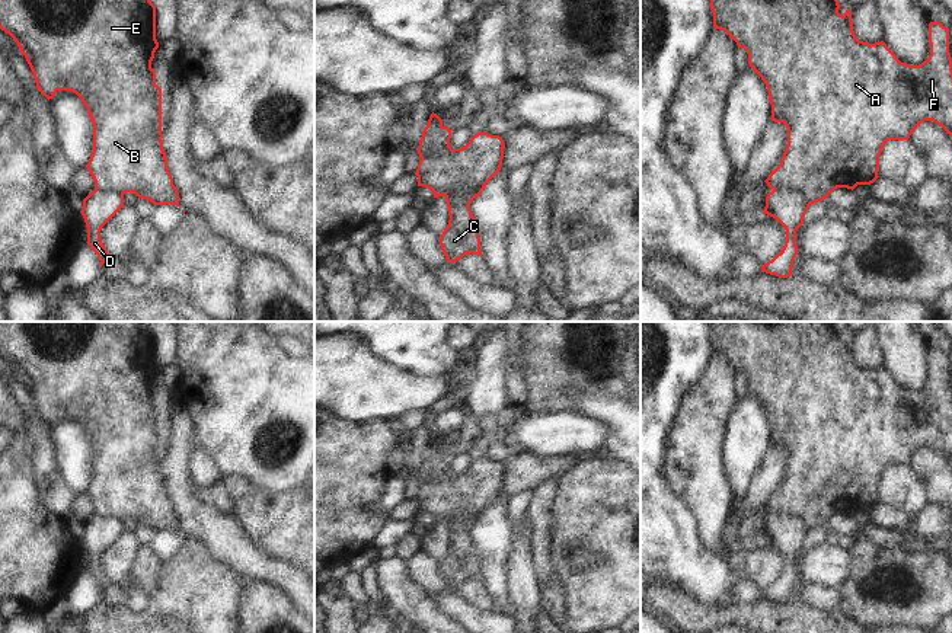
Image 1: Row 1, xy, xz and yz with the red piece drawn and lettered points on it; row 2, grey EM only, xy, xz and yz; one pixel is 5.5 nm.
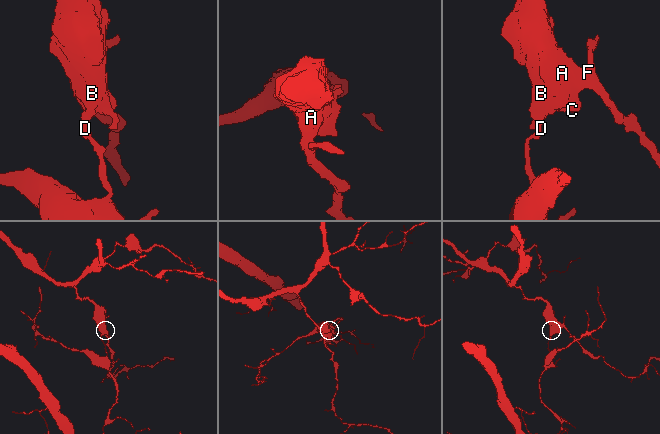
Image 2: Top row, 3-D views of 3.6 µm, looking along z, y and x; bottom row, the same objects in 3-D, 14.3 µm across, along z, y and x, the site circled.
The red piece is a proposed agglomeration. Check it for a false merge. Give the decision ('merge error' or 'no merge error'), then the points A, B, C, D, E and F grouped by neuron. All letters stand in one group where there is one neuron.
merge error | A B C E F / D

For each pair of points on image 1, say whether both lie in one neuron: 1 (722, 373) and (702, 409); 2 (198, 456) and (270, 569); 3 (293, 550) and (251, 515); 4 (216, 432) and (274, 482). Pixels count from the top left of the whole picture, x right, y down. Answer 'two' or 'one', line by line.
1: one
2: two
3: one
4: one

